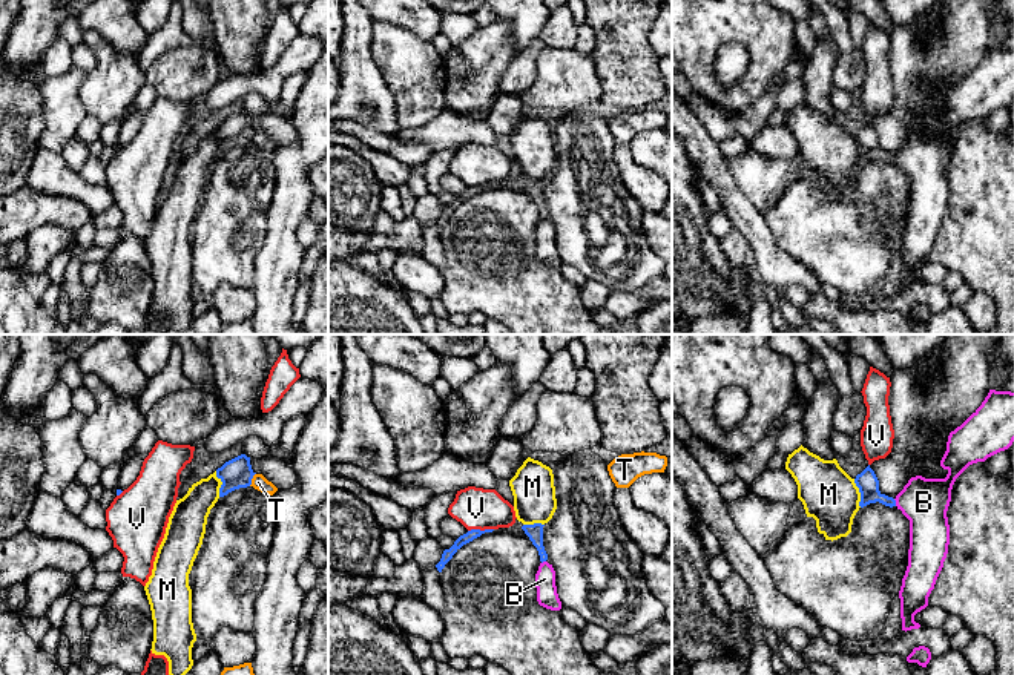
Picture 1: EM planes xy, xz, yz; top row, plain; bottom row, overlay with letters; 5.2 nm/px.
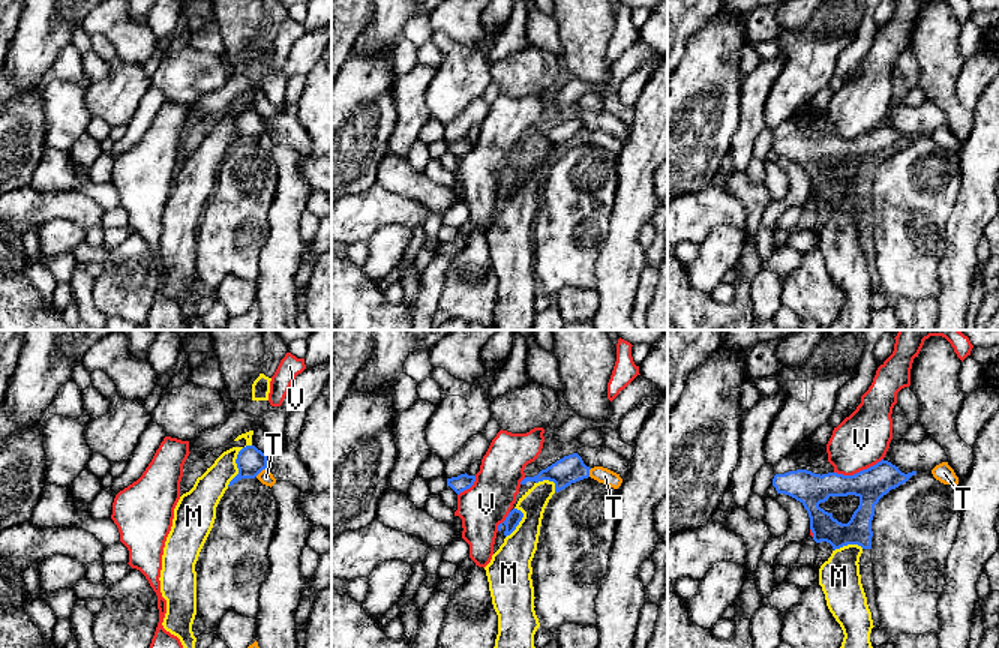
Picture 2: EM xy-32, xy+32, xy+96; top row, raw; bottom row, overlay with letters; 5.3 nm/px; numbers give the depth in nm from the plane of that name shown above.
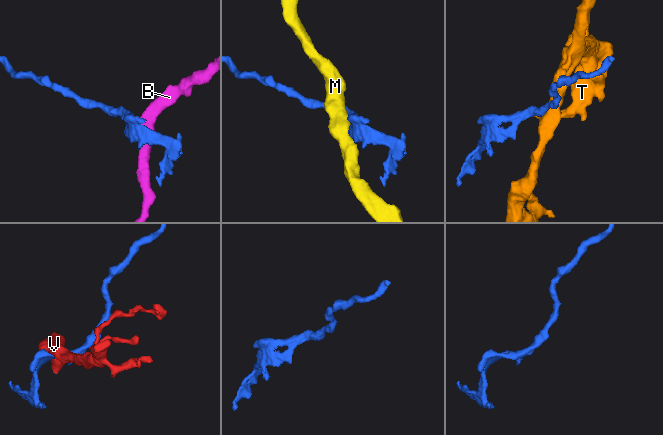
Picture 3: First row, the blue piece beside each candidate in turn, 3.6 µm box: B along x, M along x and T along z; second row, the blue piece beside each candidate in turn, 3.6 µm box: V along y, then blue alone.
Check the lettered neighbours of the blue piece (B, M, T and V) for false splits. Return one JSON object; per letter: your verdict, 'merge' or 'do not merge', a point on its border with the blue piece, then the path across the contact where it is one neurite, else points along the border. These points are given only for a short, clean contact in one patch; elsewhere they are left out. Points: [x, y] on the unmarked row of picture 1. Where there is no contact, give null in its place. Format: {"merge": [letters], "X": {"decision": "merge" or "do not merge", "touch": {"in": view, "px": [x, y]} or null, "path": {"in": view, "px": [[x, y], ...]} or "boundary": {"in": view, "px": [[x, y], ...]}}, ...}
{"merge": ["M"], "B": {"decision": "do not merge", "touch": {"in": "yz", "px": [895, 158]}, "boundary": {"in": "yz", "px": [[893, 155], [896, 161]]}}, "M": {"decision": "merge", "touch": {"in": "yz", "px": [859, 148]}}, "T": {"decision": "do not merge", "touch": {"in": "xy", "px": [252, 134]}}, "V": {"decision": "do not merge", "touch": {"in": "xz", "px": [479, 186]}}}

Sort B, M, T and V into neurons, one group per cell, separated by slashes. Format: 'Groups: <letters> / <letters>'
Groups: B / M / T / V

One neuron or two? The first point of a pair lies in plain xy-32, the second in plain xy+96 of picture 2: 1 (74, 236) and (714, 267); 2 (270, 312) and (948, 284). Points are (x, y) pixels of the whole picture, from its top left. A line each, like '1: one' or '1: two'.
1: one
2: one

